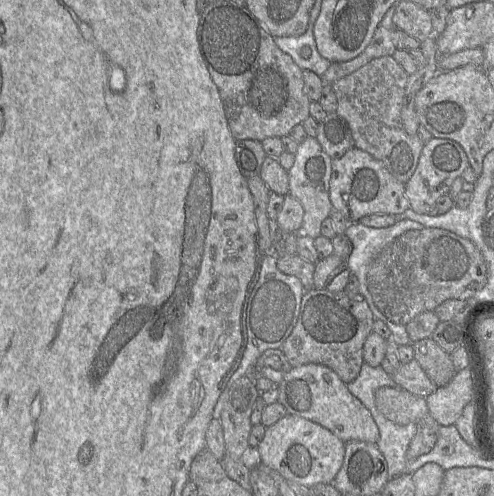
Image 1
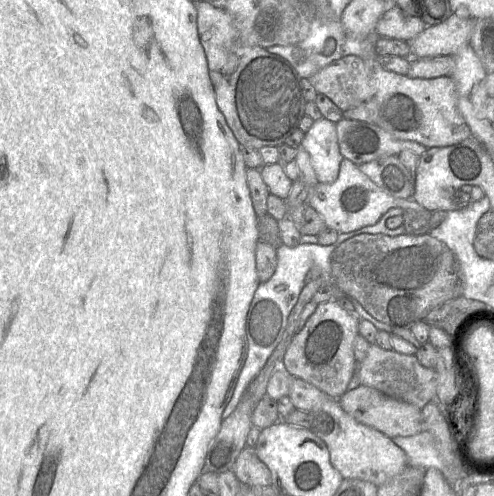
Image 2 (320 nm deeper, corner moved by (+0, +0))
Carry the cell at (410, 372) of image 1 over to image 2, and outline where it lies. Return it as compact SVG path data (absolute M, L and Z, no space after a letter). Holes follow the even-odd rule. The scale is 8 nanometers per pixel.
M376 343L370 344L365 358L359 363L360 385L374 388L388 397L406 402L422 409L436 394L435 369L423 367L415 355L384 350Z

